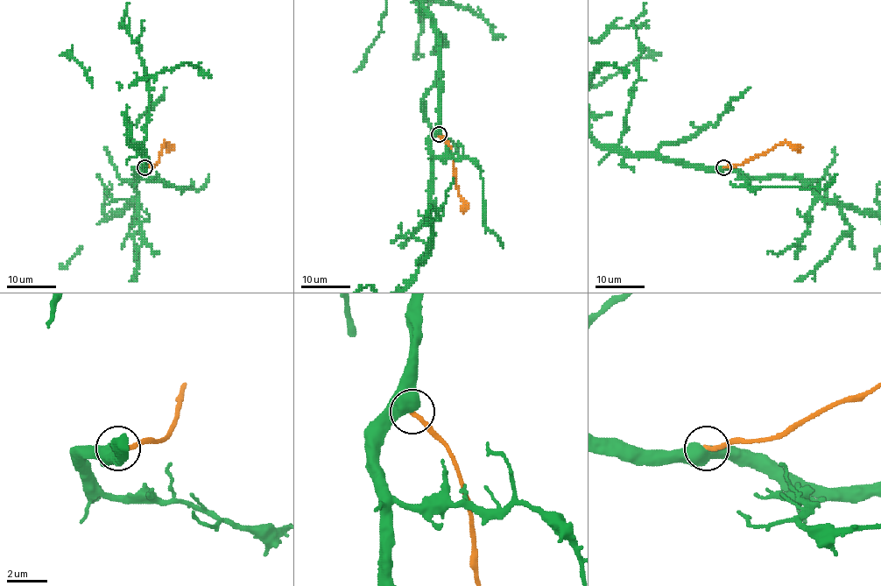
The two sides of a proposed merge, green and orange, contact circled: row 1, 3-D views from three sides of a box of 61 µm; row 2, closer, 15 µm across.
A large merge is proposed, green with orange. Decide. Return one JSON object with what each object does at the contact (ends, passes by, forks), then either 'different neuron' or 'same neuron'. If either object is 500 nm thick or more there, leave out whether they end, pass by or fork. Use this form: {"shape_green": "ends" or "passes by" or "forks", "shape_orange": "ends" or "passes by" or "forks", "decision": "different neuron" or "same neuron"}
{"decision": "different neuron"}

